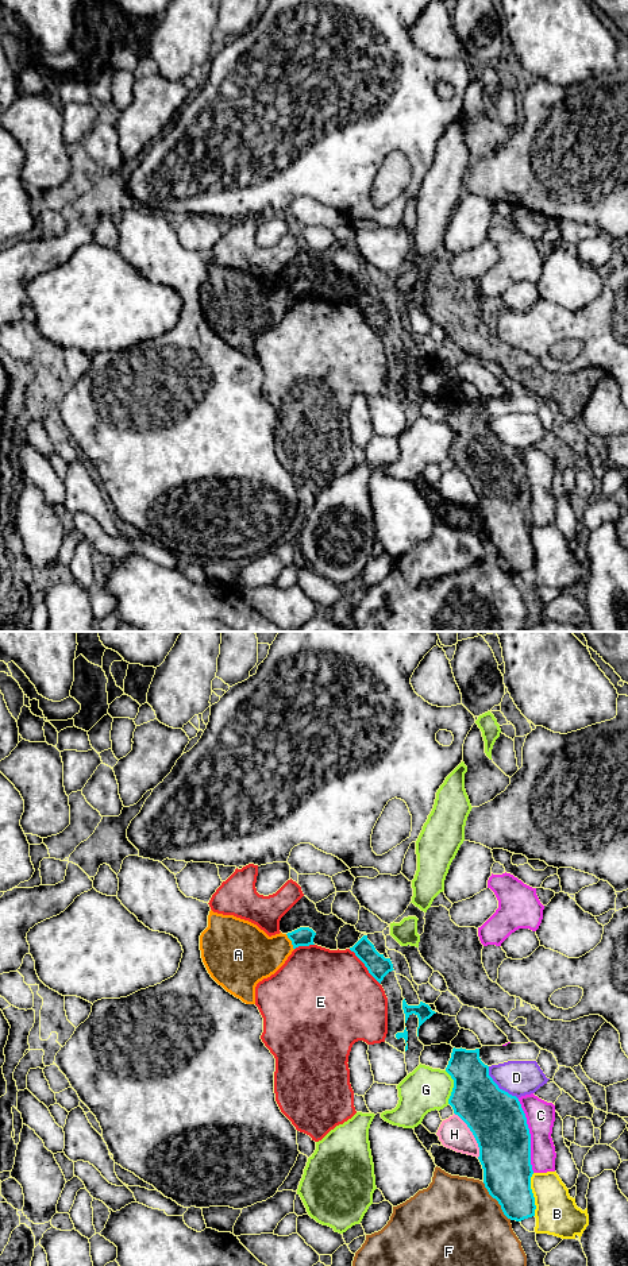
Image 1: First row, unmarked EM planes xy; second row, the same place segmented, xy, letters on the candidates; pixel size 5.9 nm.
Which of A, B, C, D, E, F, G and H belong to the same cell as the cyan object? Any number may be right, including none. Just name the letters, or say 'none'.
none

